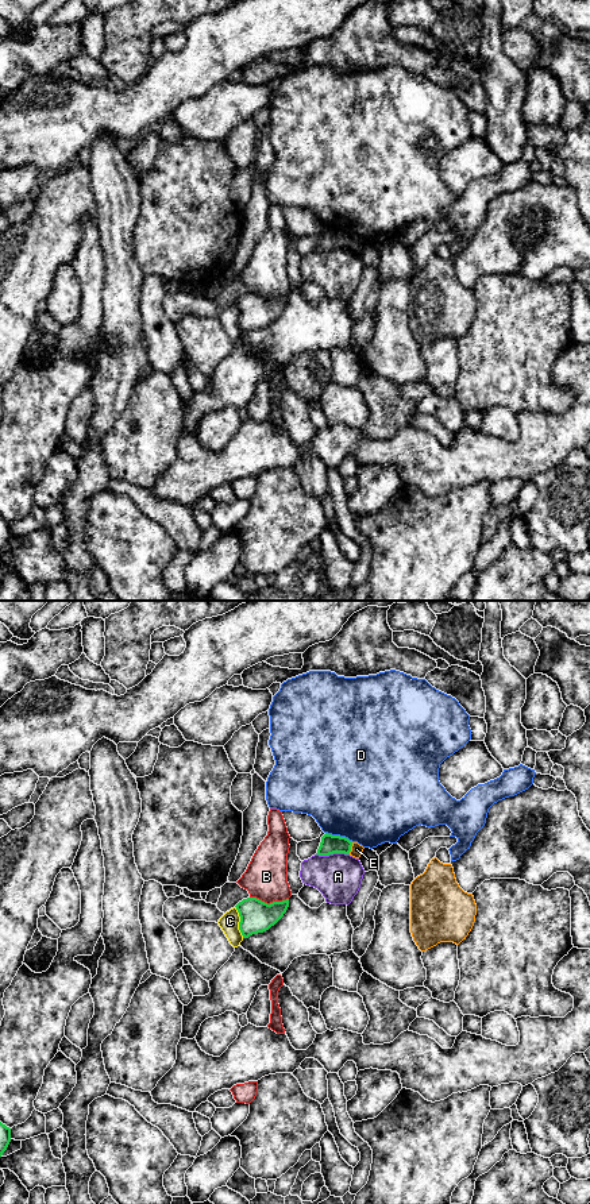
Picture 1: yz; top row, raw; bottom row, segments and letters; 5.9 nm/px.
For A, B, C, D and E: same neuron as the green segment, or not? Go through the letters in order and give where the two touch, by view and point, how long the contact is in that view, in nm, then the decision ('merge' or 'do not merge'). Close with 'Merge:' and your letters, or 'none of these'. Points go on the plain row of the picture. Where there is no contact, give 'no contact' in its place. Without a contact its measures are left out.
A: yz (332, 249) | 200 nm | do not merge
B: yz (270, 298) | 240 nm | do not merge
C: yz (239, 317) | 200 nm | do not merge
D: yz (339, 231) | 180 nm | do not merge
E: yz (350, 243) | 80 nm | do not merge
Merge: none of these

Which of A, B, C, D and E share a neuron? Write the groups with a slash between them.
A / B / C / D / E

